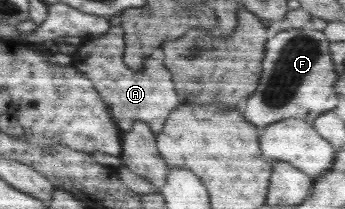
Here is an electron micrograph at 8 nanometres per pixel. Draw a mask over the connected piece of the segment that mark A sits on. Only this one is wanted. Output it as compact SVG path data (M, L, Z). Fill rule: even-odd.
M114 22L108 32L104 32L100 39L84 40L79 49L90 48L92 54L88 54L86 60L74 64L78 71L92 79L94 89L98 91L100 99L108 105L110 115L119 128L124 131L132 130L134 122L146 122L150 130L158 134L164 128L164 122L172 110L182 102L176 93L176 87L170 71L163 65L160 56L151 55L144 60L142 70L128 68L122 56L125 52L123 29Z

